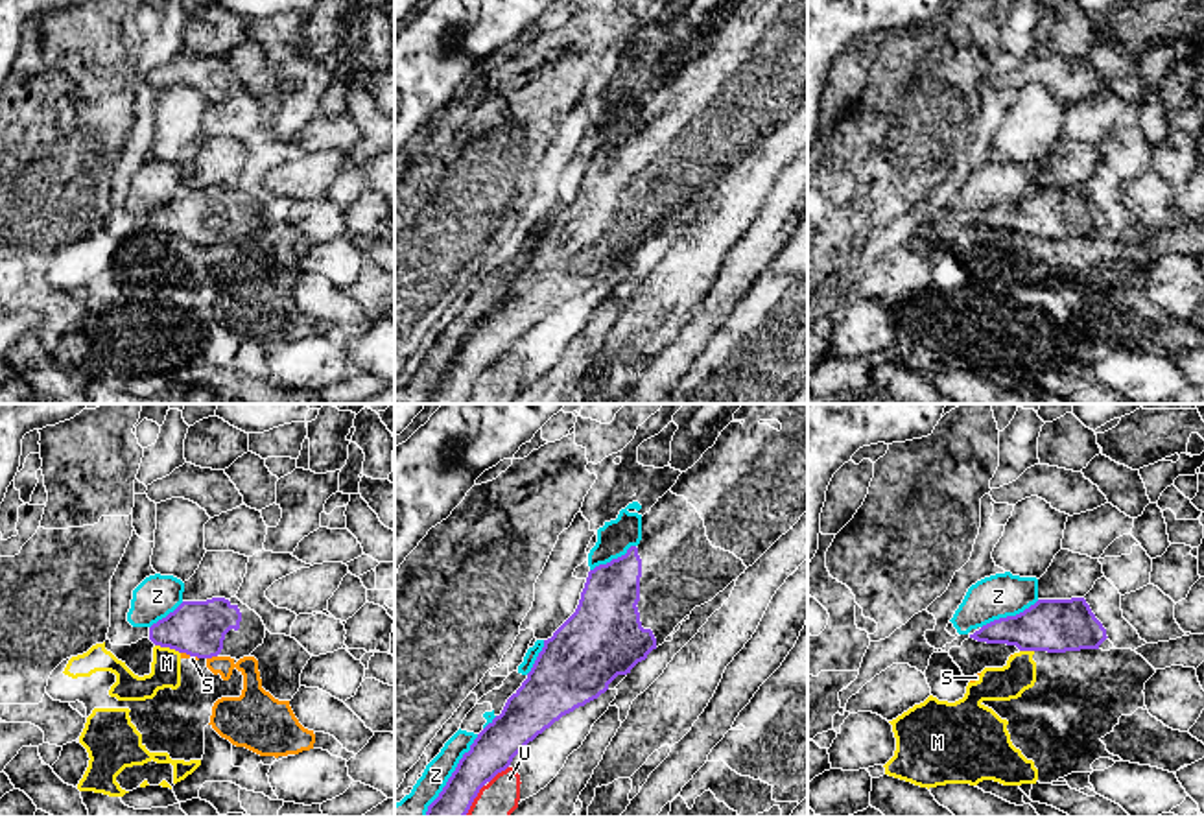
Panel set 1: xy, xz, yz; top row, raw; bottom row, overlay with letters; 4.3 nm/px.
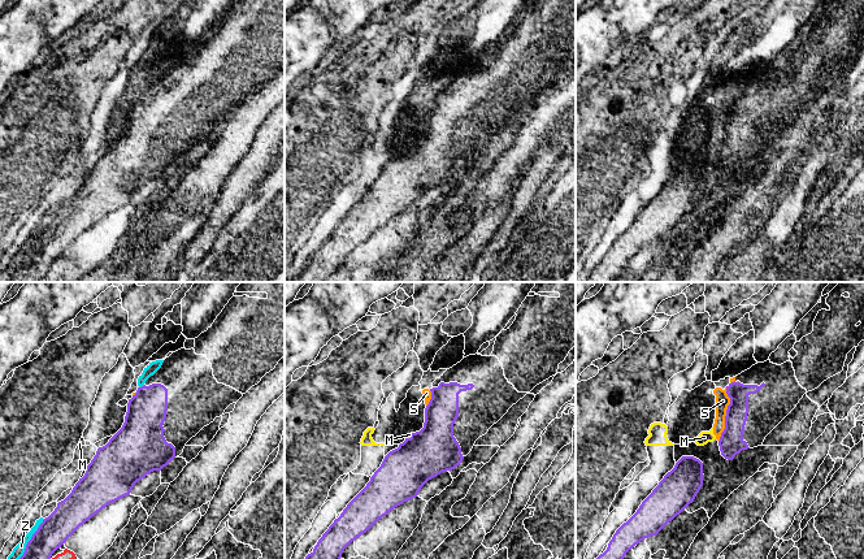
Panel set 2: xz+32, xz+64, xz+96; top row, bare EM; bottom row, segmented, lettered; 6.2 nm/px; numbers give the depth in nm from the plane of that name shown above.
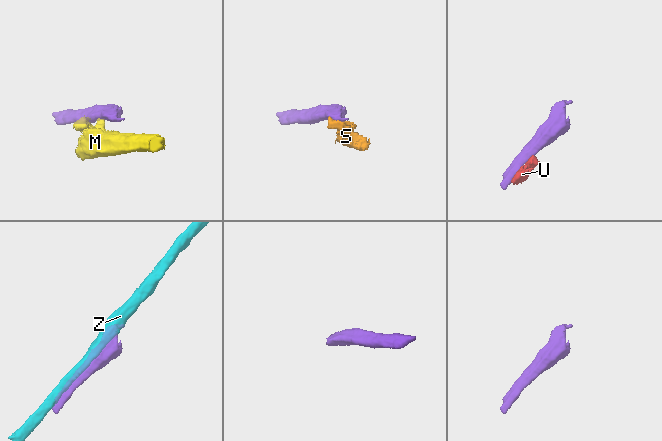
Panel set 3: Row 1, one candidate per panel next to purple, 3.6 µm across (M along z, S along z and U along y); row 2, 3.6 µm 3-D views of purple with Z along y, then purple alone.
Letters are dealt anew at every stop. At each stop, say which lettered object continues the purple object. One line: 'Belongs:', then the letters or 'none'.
Belongs: none

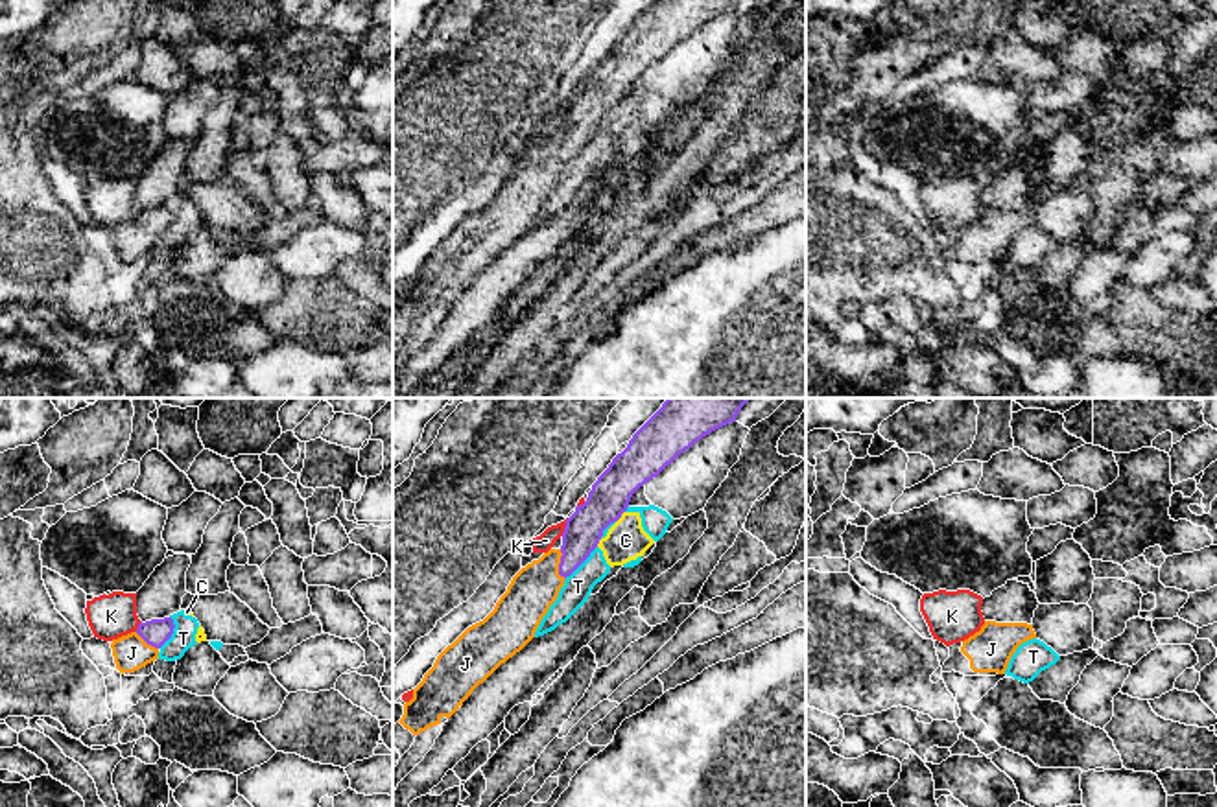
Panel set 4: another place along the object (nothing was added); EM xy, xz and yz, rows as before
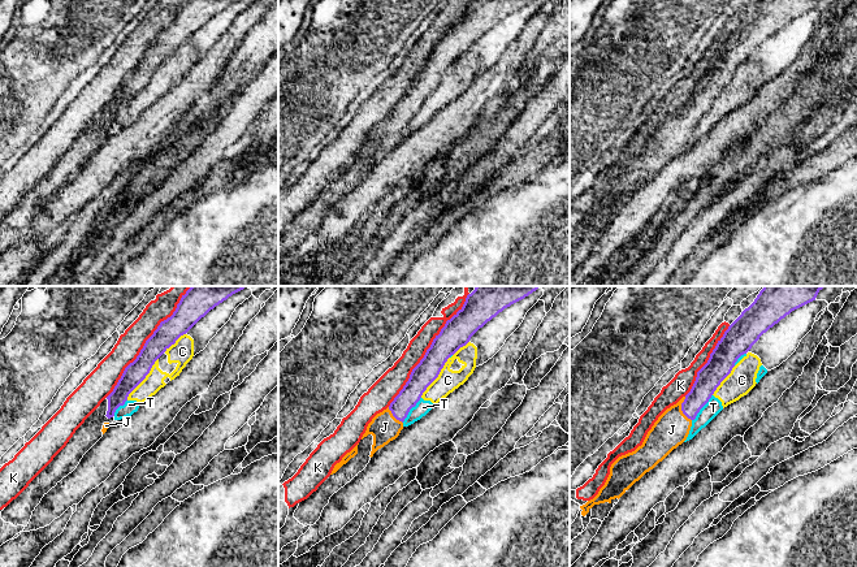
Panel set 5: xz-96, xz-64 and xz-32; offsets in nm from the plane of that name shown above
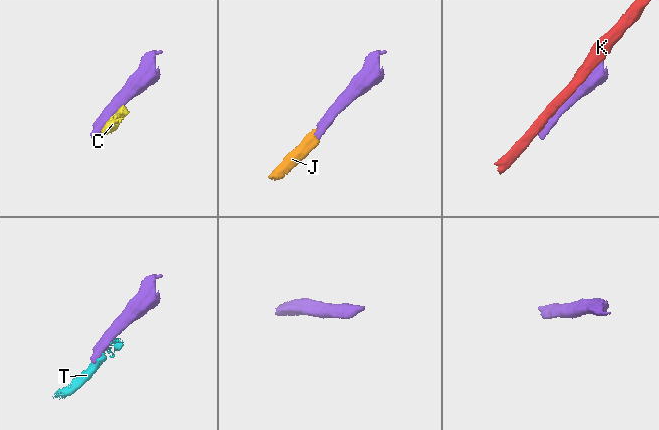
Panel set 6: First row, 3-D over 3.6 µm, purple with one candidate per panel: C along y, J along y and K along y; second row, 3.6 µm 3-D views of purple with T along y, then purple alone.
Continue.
Belongs: J

